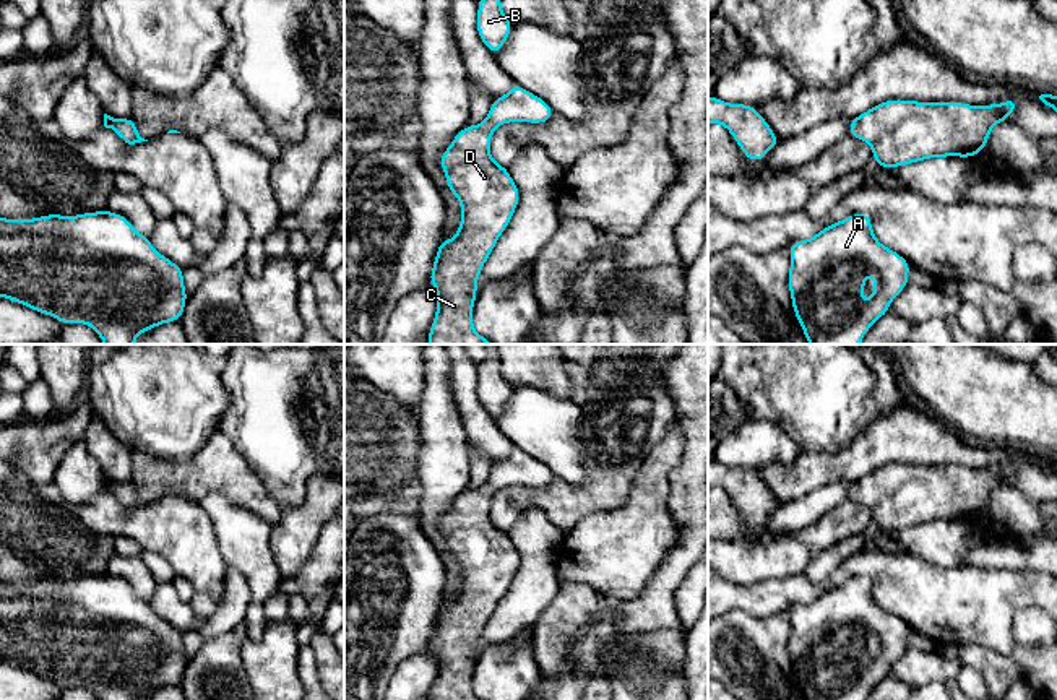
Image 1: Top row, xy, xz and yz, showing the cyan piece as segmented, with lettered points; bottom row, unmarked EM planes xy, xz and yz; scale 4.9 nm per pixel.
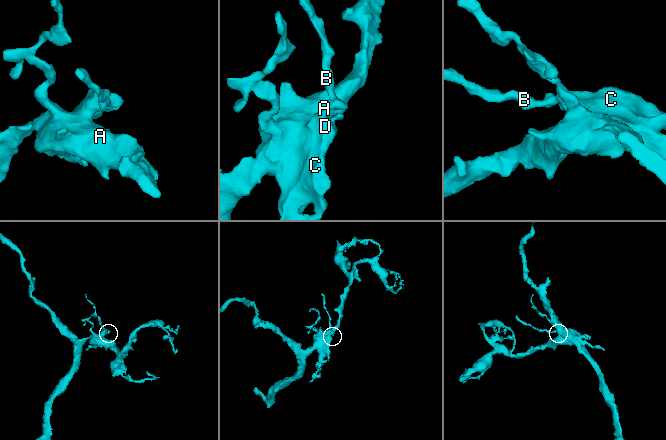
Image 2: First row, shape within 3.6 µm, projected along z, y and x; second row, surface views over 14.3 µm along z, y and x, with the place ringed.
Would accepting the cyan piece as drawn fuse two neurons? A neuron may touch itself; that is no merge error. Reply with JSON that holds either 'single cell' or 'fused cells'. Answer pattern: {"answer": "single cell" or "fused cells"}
{"answer": "single cell"}

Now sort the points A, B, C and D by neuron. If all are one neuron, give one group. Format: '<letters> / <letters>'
A B C D

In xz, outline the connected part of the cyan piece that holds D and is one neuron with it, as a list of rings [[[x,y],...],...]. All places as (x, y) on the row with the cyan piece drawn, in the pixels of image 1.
[[[520,84],[495,97],[489,115],[479,125],[468,125],[458,132],[451,145],[442,153],[440,167],[447,175],[448,190],[461,203],[461,223],[455,237],[443,242],[430,271],[430,284],[437,289],[437,313],[429,330],[427,344],[494,344],[472,326],[472,309],[477,296],[477,278],[492,253],[498,237],[508,227],[520,203],[520,190],[507,167],[494,161],[489,145],[492,132],[508,122],[546,123],[554,117],[552,107],[539,96]]]

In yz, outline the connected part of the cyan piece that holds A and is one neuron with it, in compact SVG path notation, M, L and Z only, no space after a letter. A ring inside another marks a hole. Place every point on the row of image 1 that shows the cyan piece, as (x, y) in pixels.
M865 213L833 223L812 239L796 240L787 248L792 310L809 344L861 344L869 328L890 312L890 302L909 284L911 263L877 240L872 218ZM867 273L875 276L875 292L864 304Z

